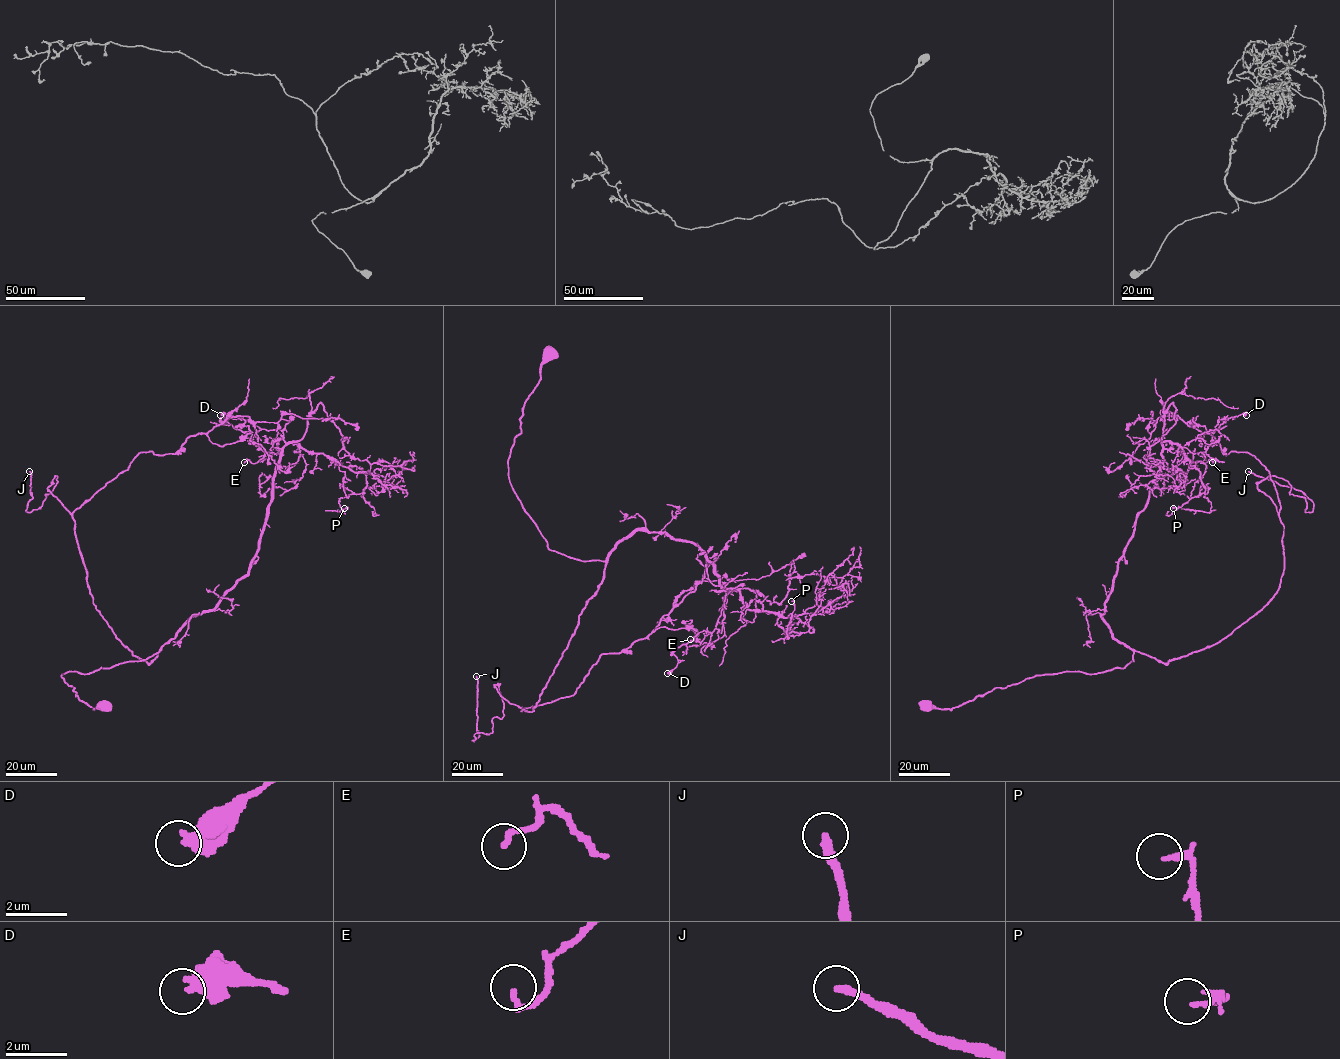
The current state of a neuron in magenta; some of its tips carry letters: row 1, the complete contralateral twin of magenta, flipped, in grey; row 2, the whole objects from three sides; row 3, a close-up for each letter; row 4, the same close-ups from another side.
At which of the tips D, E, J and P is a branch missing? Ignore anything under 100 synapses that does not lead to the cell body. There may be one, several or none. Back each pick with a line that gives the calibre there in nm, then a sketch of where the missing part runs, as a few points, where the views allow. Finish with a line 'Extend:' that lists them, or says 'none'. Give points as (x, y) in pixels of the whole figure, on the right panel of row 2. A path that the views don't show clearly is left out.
J: 260 nm thick; missing branch runs (1248, 471), (1216, 460), (1203, 467), (1260, 439), (1228, 430), (1164, 438), (1191, 463), (1164, 457)
Extend: J

